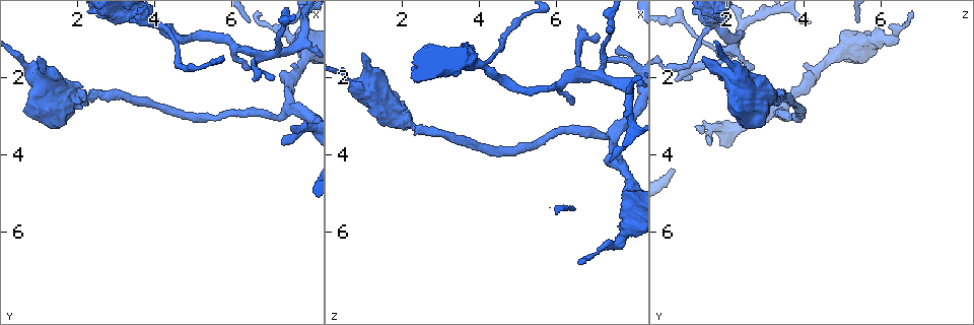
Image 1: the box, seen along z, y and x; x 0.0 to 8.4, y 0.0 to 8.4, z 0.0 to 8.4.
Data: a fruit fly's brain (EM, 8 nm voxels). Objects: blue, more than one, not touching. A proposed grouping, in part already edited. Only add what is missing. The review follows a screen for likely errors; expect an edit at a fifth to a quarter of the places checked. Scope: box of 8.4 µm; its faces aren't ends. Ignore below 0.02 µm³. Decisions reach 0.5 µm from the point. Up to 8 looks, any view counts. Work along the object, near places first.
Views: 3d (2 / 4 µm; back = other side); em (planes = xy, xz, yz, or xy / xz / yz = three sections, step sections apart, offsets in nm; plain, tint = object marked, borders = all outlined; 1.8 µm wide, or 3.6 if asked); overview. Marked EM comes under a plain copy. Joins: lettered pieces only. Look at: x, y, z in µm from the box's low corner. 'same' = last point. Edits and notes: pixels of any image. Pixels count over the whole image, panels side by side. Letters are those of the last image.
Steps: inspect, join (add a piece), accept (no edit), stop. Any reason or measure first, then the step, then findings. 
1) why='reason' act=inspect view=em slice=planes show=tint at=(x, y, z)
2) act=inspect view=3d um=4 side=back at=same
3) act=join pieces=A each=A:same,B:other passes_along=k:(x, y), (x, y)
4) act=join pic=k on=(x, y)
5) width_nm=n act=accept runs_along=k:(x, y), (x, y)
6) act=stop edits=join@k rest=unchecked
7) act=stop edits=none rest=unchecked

why='branch stops here' act=inspect view=em slice=planes show=borders at=(1.00, 1.55, 1.35)

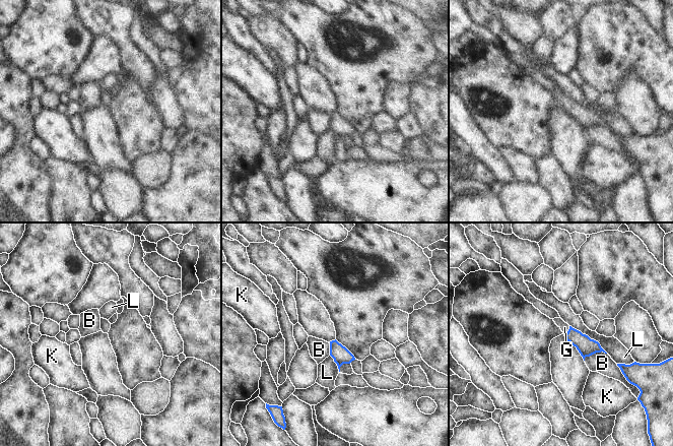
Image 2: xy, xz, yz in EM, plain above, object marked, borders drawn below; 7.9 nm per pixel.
longest_contact=L:380nm act=join pic=2 on=(564, 327) each=B:other,G:same,K:other,L:other passes_along=2:(586, 346), (568, 330), (564, 327) found='the neuron continues'

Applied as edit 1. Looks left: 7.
act=inspect view=overview

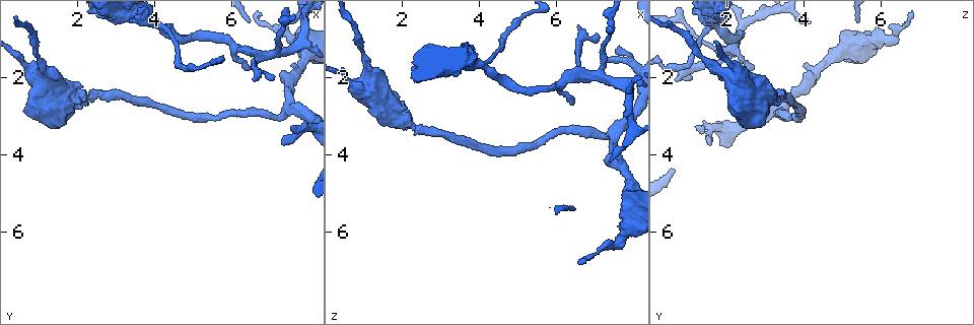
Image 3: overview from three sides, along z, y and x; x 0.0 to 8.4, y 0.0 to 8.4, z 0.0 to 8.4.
why='branch stops here' act=inspect view=3d um=2 at=(7.40, 0.55, 4.10)

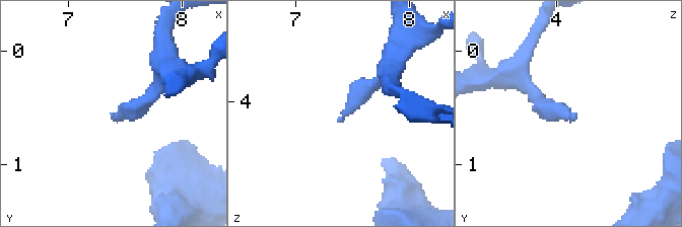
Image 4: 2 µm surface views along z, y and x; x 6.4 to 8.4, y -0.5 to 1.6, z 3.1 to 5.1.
why='shape alone is not enough' act=inspect view=em slice=xz step=4 show=tint at=(7.38, 0.62, 4.14)

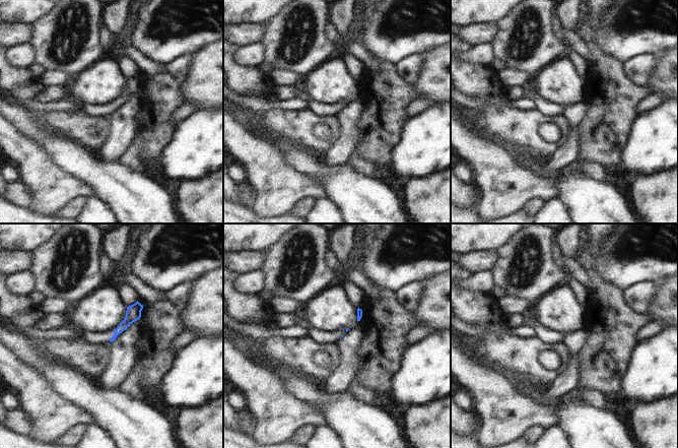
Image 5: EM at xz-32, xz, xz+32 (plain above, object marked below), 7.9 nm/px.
why='what lies round it' act=inspect view=em slice=xz step=4 show=borders at=same

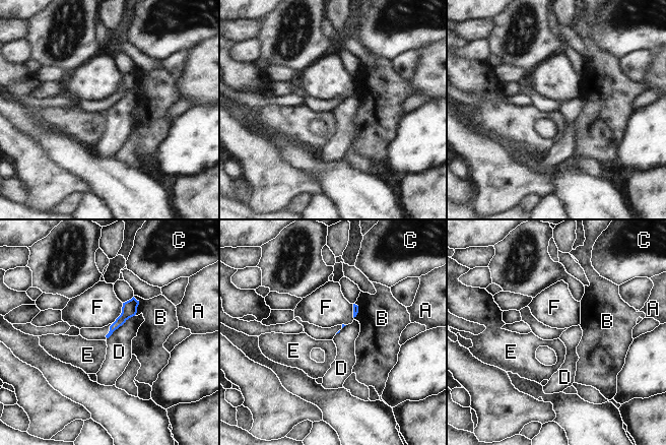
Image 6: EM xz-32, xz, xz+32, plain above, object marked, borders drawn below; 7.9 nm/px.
act=accept each=A:other,B:other,C:other,D:other,E:other,F:other border=6:(134, 315), (129, 317), (107, 338) found='no lettered piece goes on from it'

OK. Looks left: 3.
why='thin end' act=inspect view=em slice=xz step=16 show=borders at=(6.40, 1.65, 2.70)

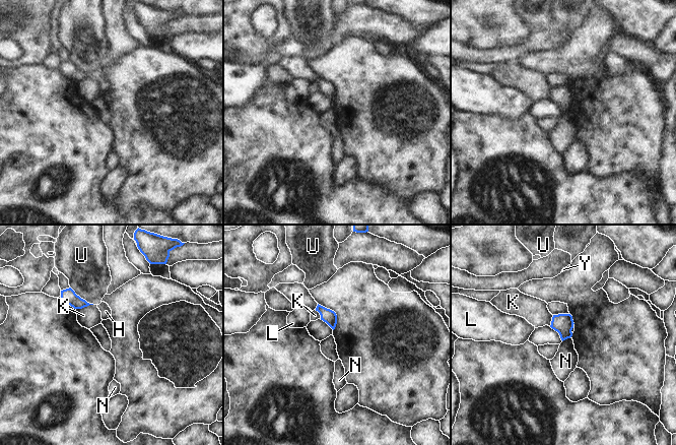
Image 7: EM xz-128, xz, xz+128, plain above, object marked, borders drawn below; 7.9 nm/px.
act=accept each=H:other,K:other,L:other,N:other,U:other,Y:other border=7:(570, 336), (562, 341) found='no lettered piece goes on from it'

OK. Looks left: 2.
act=stop edits=join@2 rest=unchecked

